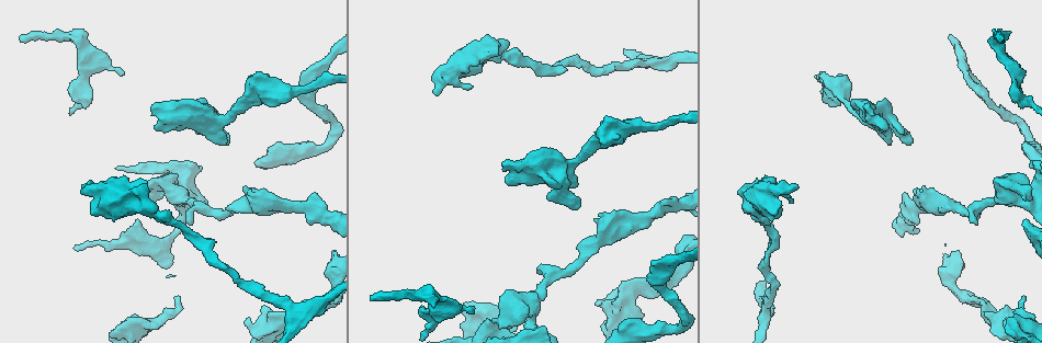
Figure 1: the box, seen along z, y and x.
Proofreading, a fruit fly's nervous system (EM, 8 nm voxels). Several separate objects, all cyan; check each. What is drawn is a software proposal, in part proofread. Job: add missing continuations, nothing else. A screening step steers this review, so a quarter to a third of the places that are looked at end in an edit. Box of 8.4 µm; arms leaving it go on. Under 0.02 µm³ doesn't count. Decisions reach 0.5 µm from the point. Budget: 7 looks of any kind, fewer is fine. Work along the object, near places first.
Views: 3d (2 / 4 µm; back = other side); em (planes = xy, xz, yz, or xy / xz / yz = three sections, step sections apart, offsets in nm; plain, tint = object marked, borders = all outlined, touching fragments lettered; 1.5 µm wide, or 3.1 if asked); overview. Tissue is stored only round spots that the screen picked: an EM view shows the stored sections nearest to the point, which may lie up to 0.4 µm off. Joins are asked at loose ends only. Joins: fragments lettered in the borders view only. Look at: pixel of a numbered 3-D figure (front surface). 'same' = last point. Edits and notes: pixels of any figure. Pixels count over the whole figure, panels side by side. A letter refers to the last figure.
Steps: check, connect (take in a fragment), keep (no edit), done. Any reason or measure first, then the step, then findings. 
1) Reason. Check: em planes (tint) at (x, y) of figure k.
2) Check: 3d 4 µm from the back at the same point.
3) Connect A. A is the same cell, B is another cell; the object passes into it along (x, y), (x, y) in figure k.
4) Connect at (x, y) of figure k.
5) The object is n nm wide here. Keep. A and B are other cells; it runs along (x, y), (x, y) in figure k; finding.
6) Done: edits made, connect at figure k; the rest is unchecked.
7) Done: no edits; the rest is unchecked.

Check: em planes (tint) at (576, 185) of figure 1.

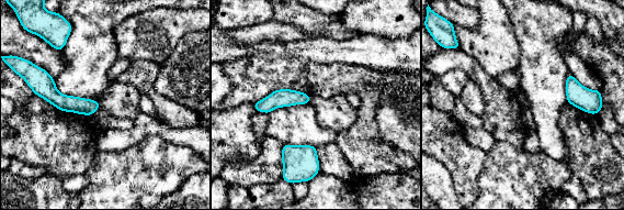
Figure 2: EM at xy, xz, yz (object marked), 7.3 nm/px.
Check: em planes (borders) at the same point.

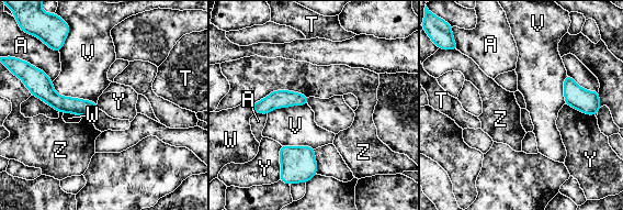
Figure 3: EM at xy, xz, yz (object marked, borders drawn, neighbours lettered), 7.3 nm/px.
The longest contact is with Z, 440 nm. Keep. A, T, V, W, Y and Z are other cells; no lettered fragment goes on from it.

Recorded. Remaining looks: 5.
An open end. Check: 3d 2 µm at (474, 307) of figure 1.

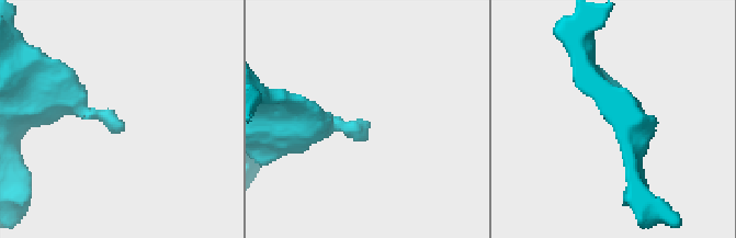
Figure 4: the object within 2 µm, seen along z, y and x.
Need the tissue. Check: em planes (tint) at (370, 124) of figure 4.

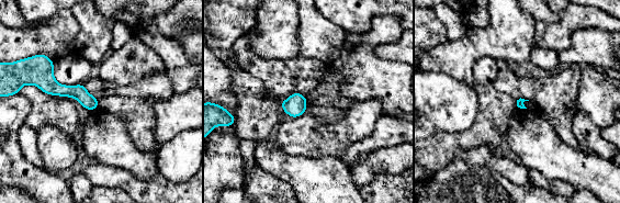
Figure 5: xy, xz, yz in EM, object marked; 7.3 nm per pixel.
What lies round it. Check: em planes (borders) at the same point.

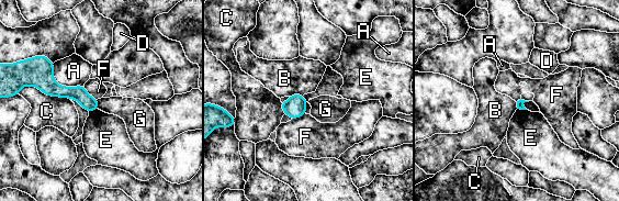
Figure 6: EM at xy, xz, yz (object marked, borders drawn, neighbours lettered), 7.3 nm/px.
Keep. A, B, C, D, E, F and G are other cells; no lettered fragment goes on from it.

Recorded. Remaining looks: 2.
Done: no edits; the rest is unchecked.

